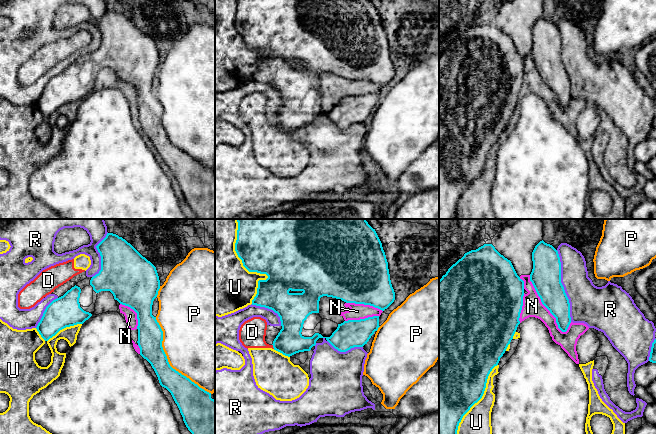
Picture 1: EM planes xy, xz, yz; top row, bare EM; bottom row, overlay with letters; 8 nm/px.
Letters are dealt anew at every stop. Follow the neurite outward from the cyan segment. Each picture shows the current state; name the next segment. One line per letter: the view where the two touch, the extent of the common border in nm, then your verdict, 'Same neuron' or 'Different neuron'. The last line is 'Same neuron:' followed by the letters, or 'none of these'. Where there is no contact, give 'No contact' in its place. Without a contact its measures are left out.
D: Touches cyan in xz. Shared border 40 nm. Different neuron
N: Touches cyan in yz. Shared border 550 nm. Different neuron
P: Touches cyan in xy. Shared border 750 nm. Different neuron
R: Touches cyan in yz. Shared border 600 nm. Different neuron
U: Touches cyan in xz. Shared border 650 nm. Different neuron
Same neuron: none of these

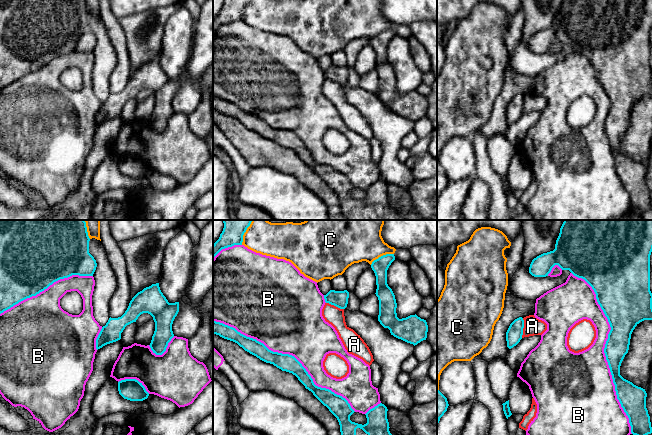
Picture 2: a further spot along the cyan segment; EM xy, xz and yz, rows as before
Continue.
A: Touches cyan in yz. Shared border 160 nm. Different neuron
B: Touches cyan in yz. Shared border 1400 nm. Different neuron
C: Touches cyan in xz. Shared border 220 nm. Same neuron
Same neuron: C

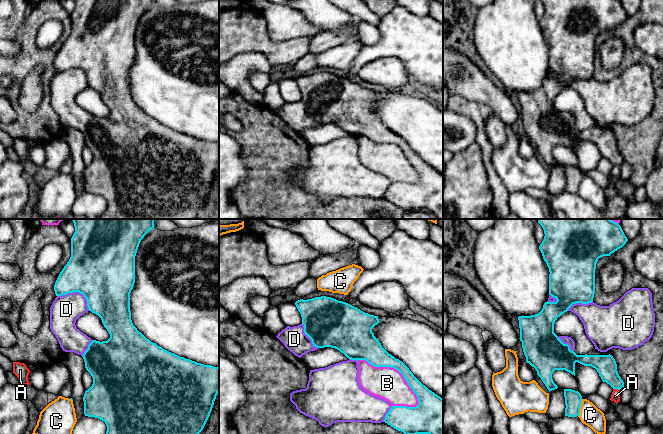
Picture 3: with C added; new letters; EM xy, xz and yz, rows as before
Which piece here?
A: Touches cyan in yz. Shared border 60 nm. Different neuron
B: Touches cyan in xz. Shared border 600 nm. Different neuron
C: Touches cyan in yz. Shared border 150 nm. Different neuron
D: Touches cyan in xy. Shared border 300 nm. Same neuron
Same neuron: D

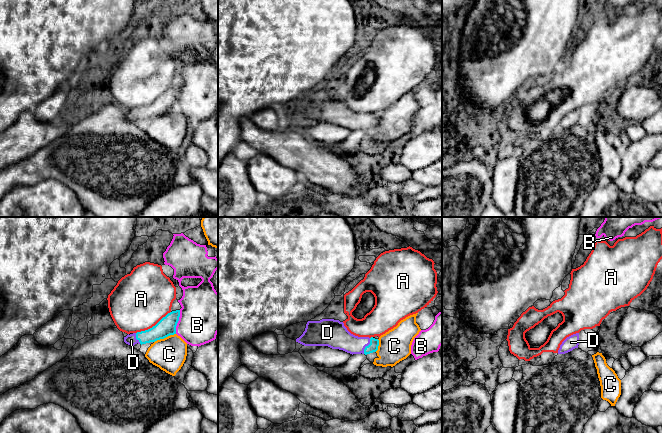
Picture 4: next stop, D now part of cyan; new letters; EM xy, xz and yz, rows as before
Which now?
A: Touches cyan in xy. Shared border 340 nm. Different neuron
B: Touches cyan in xy. Shared border 200 nm. Different neuron
C: Touches cyan in xy. Shared border 190 nm. Different neuron
D: Touches cyan in xz. Shared border 140 nm. Same neuron
Same neuron: D

